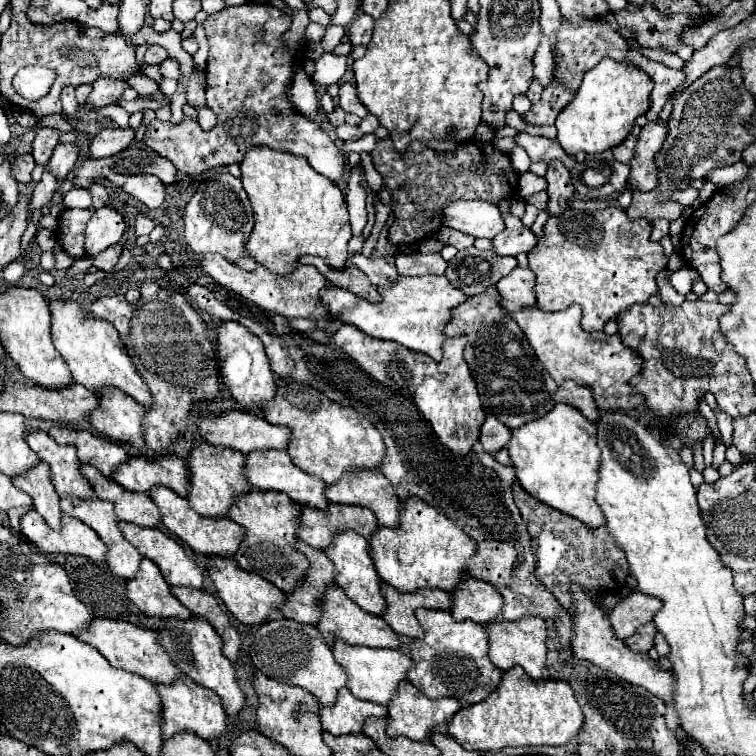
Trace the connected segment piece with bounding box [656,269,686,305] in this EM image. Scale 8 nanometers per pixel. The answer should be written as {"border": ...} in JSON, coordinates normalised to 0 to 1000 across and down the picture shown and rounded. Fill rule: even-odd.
{"border":[[[876,356],[870,364],[868,364],[868,372],[870,372],[870,393],[878,398],[878,401],[886,401],[886,403],[899,403],[907,393],[899,390],[889,377],[886,377],[886,369],[881,366],[881,356]]]}

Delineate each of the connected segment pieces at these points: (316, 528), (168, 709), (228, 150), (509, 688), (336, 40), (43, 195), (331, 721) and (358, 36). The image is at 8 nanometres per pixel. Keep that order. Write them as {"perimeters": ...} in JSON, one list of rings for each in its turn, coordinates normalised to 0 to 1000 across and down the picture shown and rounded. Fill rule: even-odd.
{"perimeters":[[[[437,665],[434,676],[418,676],[413,671],[399,673],[399,694],[394,697],[394,710],[415,724],[431,726],[442,710],[452,702],[468,702],[484,713],[503,697],[497,681],[489,673],[474,668],[444,668]]],[[[241,896],[228,906],[209,906],[209,914],[214,919],[214,948],[217,948],[214,978],[217,980],[241,967],[254,967],[257,972],[272,980],[291,978],[299,970],[299,940],[291,930],[291,922],[280,911],[272,911],[257,903],[254,898]]],[[[336,4],[299,9],[275,20],[270,28],[270,41],[278,57],[272,86],[272,139],[288,155],[286,168],[280,173],[267,173],[262,160],[249,155],[243,155],[238,165],[206,157],[196,168],[188,189],[233,216],[235,226],[249,231],[270,229],[291,218],[317,216],[328,194],[354,192],[360,197],[405,208],[421,229],[452,245],[458,221],[455,205],[421,163],[392,152],[378,128],[381,104],[386,102],[386,73],[376,67],[370,52],[384,36],[384,28],[386,25],[381,20],[360,7]],[[365,25],[370,36],[365,36]],[[339,36],[349,36],[349,41],[354,41],[354,52],[344,52],[344,57],[339,57]]],[[[677,882],[664,893],[661,909],[638,930],[608,938],[593,956],[593,967],[619,993],[661,993],[667,988],[749,985],[772,962],[772,943],[762,927],[757,906],[735,898],[701,898],[690,882]]],[[[438,33],[431,38],[430,44],[430,60],[440,60],[440,66],[447,60],[456,46],[458,41],[452,34]]],[[[58,226],[56,239],[45,247],[45,255],[42,255],[42,263],[40,263],[40,279],[58,276],[69,266],[74,247],[77,247],[74,237],[69,237],[69,231],[63,231],[63,226]]],[[[458,909],[447,914],[442,935],[423,938],[426,964],[439,972],[474,972],[479,970],[481,954],[489,948],[513,948],[513,938],[471,925]]],[[[474,17],[463,36],[460,36],[460,49],[463,49],[463,57],[466,60],[487,60],[489,57],[489,49],[492,49],[492,22],[484,20],[484,17]]]]}

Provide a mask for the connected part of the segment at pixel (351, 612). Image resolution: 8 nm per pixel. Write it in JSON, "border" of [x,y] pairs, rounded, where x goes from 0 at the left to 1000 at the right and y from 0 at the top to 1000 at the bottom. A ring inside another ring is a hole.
{"border":[[[439,776],[434,779],[434,787],[429,787],[429,813],[423,819],[421,827],[423,837],[429,840],[431,851],[439,853],[442,843],[452,845],[460,853],[481,853],[481,856],[497,856],[497,858],[529,858],[529,840],[524,835],[519,835],[519,829],[513,829],[508,824],[505,816],[497,816],[492,811],[479,808],[455,782],[450,782],[450,776]]]}

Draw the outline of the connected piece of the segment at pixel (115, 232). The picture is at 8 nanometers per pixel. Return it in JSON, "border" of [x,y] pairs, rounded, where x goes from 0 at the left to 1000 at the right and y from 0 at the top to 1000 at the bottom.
{"border":[[[146,274],[130,276],[114,298],[111,335],[116,340],[127,340],[130,335],[140,332],[146,324],[156,321],[164,303],[167,303],[167,298],[156,279],[146,276]]]}

